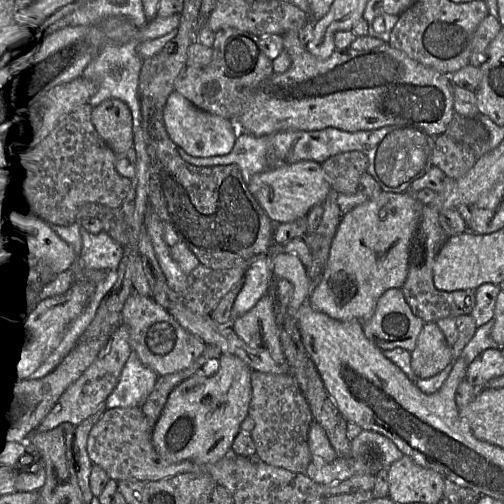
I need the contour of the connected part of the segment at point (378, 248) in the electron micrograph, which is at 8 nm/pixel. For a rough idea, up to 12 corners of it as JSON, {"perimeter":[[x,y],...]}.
{"perimeter":[[382,191],[343,214],[311,305],[370,318],[401,288],[423,203]]}

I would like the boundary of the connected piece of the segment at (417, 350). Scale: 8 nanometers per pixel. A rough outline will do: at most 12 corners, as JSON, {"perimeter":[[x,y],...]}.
{"perimeter":[[424,323],[411,352],[418,378],[430,378],[452,361],[436,323]]}

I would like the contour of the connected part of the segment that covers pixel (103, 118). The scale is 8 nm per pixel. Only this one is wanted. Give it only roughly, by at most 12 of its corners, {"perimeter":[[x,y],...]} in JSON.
{"perimeter":[[104,100],[92,123],[116,154],[134,146],[125,102]]}

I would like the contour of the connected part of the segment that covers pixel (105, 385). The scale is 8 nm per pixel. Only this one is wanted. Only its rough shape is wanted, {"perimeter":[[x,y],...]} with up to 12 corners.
{"perimeter":[[121,324],[38,426],[77,426],[117,386],[131,351]]}

